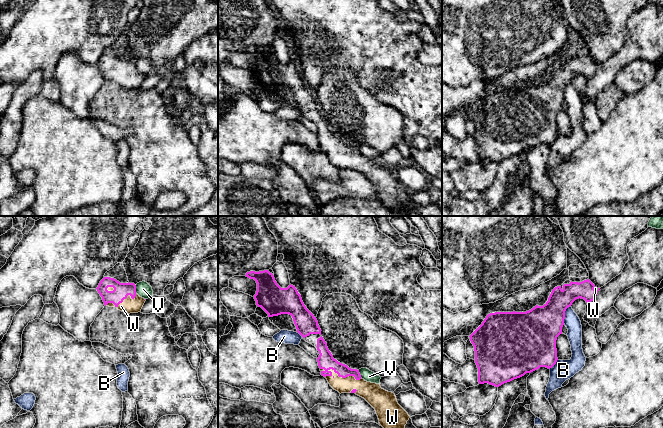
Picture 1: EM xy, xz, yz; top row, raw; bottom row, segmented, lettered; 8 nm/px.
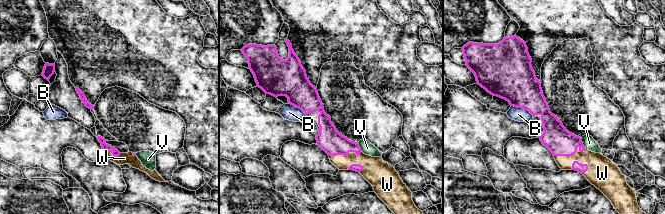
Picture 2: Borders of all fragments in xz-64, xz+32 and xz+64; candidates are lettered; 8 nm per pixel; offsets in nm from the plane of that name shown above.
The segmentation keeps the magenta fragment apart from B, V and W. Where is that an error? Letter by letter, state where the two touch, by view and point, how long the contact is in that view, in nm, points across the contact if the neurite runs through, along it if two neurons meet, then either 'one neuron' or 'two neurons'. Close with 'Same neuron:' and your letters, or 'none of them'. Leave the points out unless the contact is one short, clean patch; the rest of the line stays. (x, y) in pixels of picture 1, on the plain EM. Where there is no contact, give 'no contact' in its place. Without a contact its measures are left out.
B: yz (564, 90) | 160 nm | two neurons
V: xy (135, 65) | 60 nm | two neurons
W: xz (343, 153) | 300 nm | one neuron
Same neuron: W

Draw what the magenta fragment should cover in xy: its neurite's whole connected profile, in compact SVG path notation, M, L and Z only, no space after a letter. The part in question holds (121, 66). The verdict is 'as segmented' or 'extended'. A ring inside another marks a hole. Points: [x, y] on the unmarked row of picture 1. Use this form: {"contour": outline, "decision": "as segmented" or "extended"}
{"contour": "M104 53L96 65L105 82L116 83L128 90L140 88L146 77L136 69L134 59L120 59L110 53Z", "decision": "extended"}

